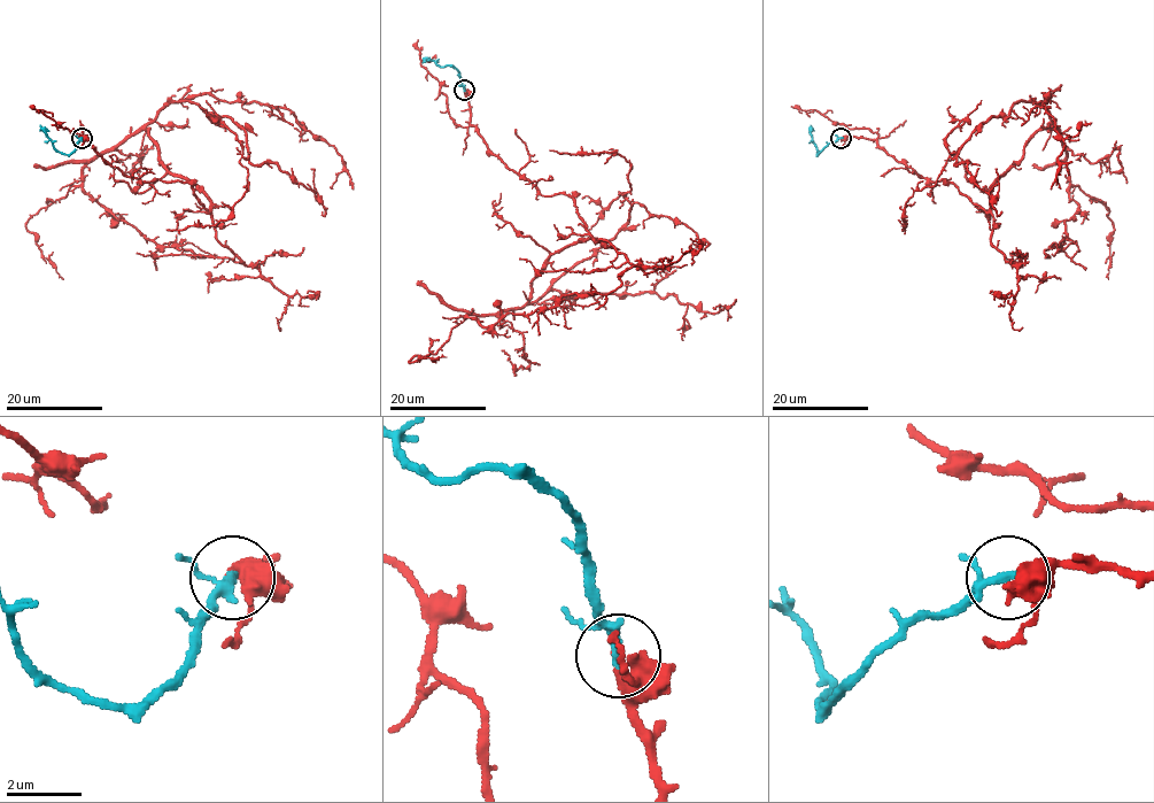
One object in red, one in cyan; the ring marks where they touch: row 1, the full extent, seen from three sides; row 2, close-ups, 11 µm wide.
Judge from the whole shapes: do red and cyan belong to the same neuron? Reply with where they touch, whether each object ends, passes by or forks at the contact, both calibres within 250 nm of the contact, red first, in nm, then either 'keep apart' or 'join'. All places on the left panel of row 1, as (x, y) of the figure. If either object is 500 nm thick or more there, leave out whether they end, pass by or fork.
at (82, 138); red passes by; cyan passes by; 200 nm thick on the red side, 190 nm on the other; join

